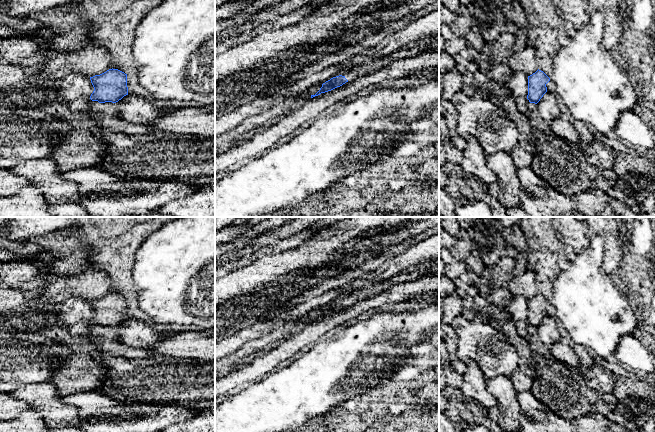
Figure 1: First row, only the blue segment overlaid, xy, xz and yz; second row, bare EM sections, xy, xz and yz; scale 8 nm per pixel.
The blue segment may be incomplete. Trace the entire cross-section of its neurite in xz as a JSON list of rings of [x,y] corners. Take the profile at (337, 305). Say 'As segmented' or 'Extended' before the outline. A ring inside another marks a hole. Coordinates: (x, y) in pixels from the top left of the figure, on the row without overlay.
As segmented. [[[339,299],[339,300],[333,301],[330,304],[323,307],[320,314],[315,319],[311,319],[311,322],[318,320],[321,317],[325,317],[325,316],[331,315],[337,311],[340,311],[343,308],[345,308],[346,306],[348,306],[348,304],[345,302],[345,300]]]

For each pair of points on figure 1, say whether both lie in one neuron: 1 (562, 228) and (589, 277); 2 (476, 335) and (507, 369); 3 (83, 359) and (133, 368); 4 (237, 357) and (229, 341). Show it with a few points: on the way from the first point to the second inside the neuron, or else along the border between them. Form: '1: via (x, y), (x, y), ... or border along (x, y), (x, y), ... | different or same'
1: border along (587, 247), (578, 253) | different
2: via (474, 348), (476, 355), (488, 355), (494, 358) | same
3: border along (103, 354), (102, 361), (106, 373), (102, 386) | different
4: border along (245, 345), (225, 357) | different

